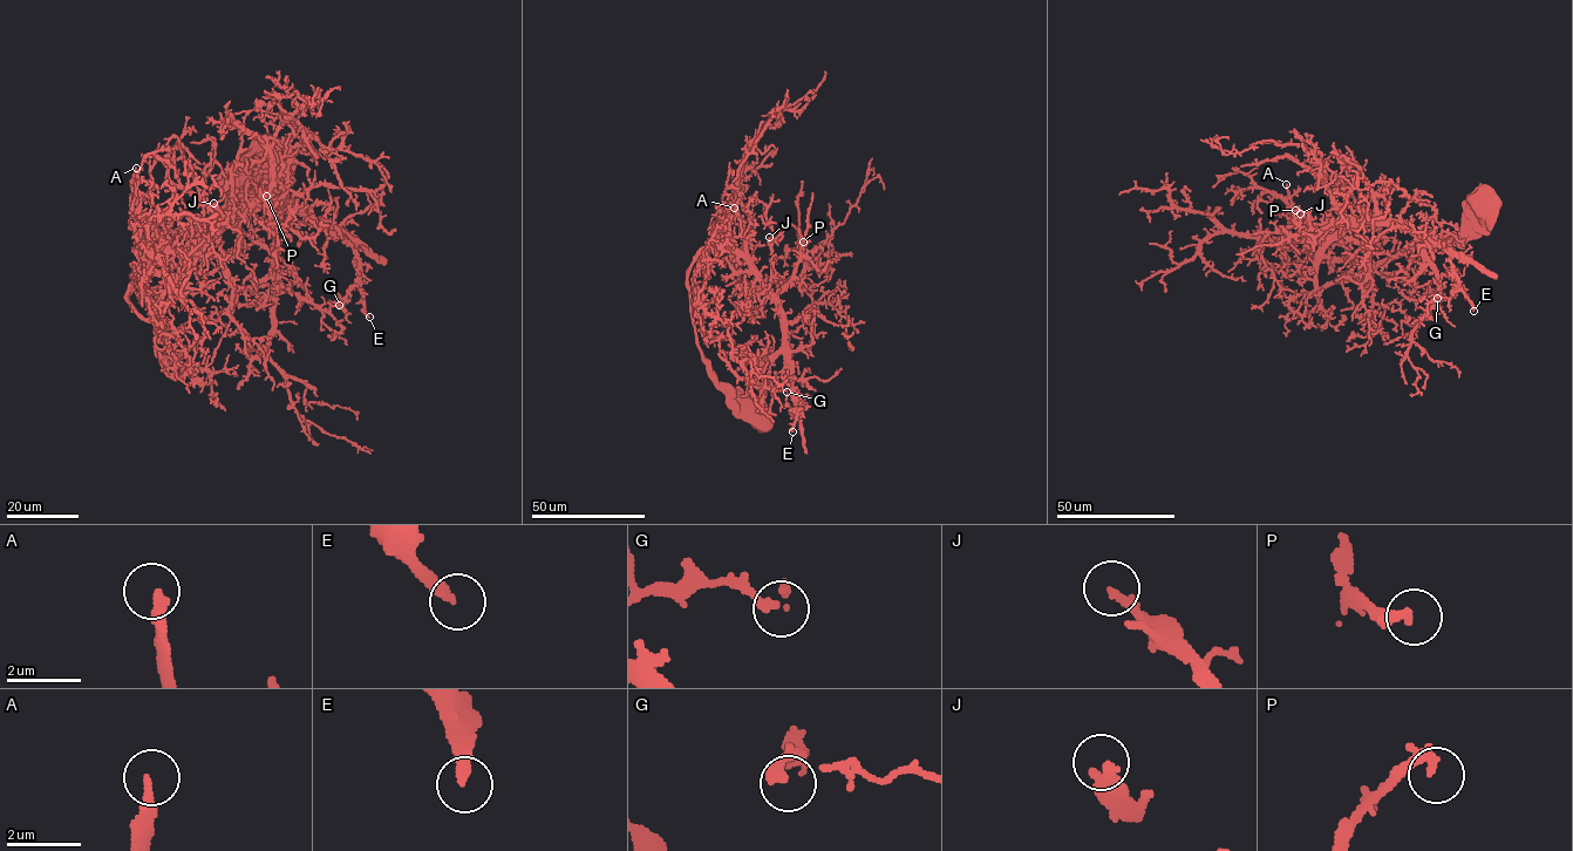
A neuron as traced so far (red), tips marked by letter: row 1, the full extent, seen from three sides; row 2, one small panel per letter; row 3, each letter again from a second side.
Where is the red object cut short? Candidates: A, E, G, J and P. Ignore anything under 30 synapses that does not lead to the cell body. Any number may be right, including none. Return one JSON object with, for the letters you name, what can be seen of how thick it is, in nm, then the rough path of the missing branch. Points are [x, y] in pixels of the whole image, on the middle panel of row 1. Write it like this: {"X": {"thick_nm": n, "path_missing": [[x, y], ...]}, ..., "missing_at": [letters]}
{"A": {"thick_nm": 240, "path_missing": [[734, 208], [742, 215], [737, 242]]}, "E": {"thick_nm": 300, "path_missing": [[792, 431], [799, 437], [809, 435], [816, 428], [814, 413], [823, 414]]}, "missing_at": ["A", "E"]}

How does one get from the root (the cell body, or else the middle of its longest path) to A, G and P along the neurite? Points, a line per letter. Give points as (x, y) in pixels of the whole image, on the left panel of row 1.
A: (263, 162), (223, 191), (215, 212), (147, 252), (126, 295), (149, 319), (171, 283), (138, 251), (136, 168)
G: (263, 162), (147, 252), (127, 301), (156, 315), (218, 232), (280, 202), (279, 283), (339, 305)
P: (263, 162), (147, 252), (127, 301), (156, 315), (244, 205), (263, 201), (273, 219), (266, 196)

